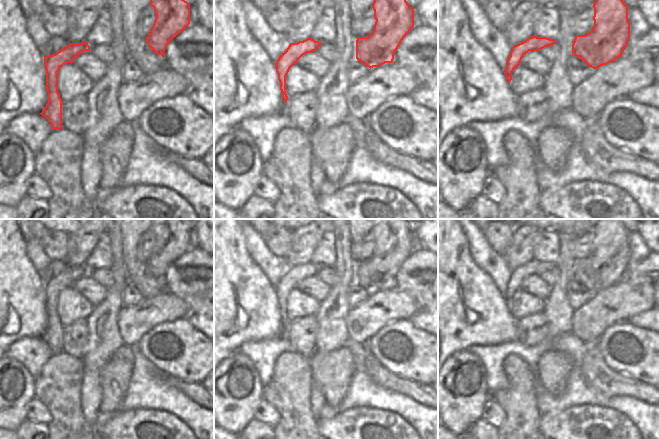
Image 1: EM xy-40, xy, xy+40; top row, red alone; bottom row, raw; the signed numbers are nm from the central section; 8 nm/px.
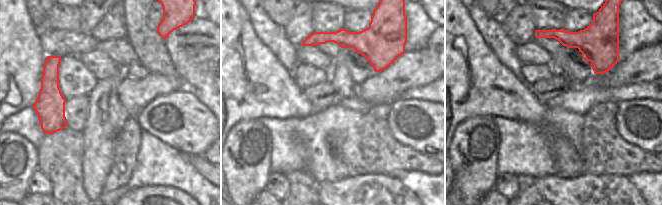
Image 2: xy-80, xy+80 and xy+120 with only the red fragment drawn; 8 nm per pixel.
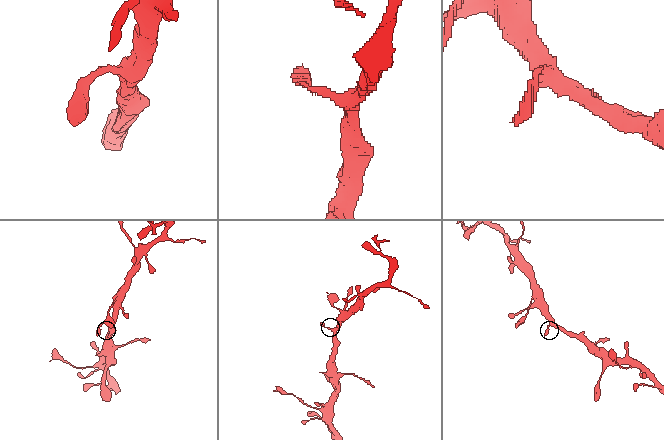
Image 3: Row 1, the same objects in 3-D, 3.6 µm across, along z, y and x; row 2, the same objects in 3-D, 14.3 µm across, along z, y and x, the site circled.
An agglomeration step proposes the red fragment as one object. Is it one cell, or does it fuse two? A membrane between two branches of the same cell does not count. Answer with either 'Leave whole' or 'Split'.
Leave whole.

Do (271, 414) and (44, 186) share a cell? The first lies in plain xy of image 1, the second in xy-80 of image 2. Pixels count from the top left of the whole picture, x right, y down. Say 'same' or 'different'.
same

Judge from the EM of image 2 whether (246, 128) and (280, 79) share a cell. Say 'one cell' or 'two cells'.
two cells

